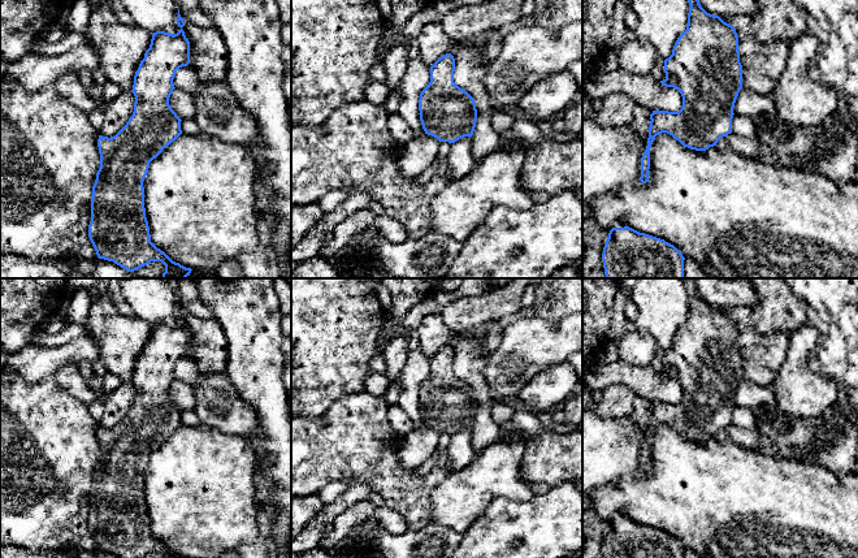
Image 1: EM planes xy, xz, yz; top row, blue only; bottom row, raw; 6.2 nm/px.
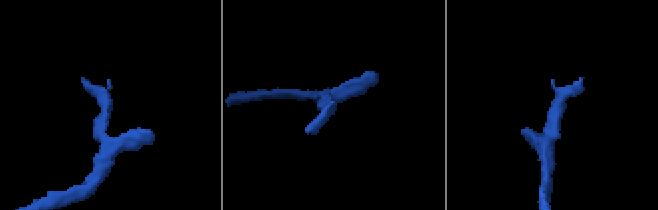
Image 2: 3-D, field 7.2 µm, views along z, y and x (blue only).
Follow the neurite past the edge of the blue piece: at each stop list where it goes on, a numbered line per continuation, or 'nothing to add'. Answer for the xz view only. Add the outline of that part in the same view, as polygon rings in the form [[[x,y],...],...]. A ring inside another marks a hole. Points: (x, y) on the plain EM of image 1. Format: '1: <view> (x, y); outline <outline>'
nothing to add

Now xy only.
nothing to add

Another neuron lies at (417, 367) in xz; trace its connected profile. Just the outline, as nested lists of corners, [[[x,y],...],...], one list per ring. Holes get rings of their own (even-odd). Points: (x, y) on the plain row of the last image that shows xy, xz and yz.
[[[417,347],[410,351],[407,362],[396,379],[402,386],[398,406],[412,419],[415,429],[425,427],[420,412],[419,390],[429,373],[430,358]]]

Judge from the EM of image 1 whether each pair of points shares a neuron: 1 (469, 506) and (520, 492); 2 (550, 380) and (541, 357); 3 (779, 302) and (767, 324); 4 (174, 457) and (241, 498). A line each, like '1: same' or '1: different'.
1: same
2: different
3: same
4: same

